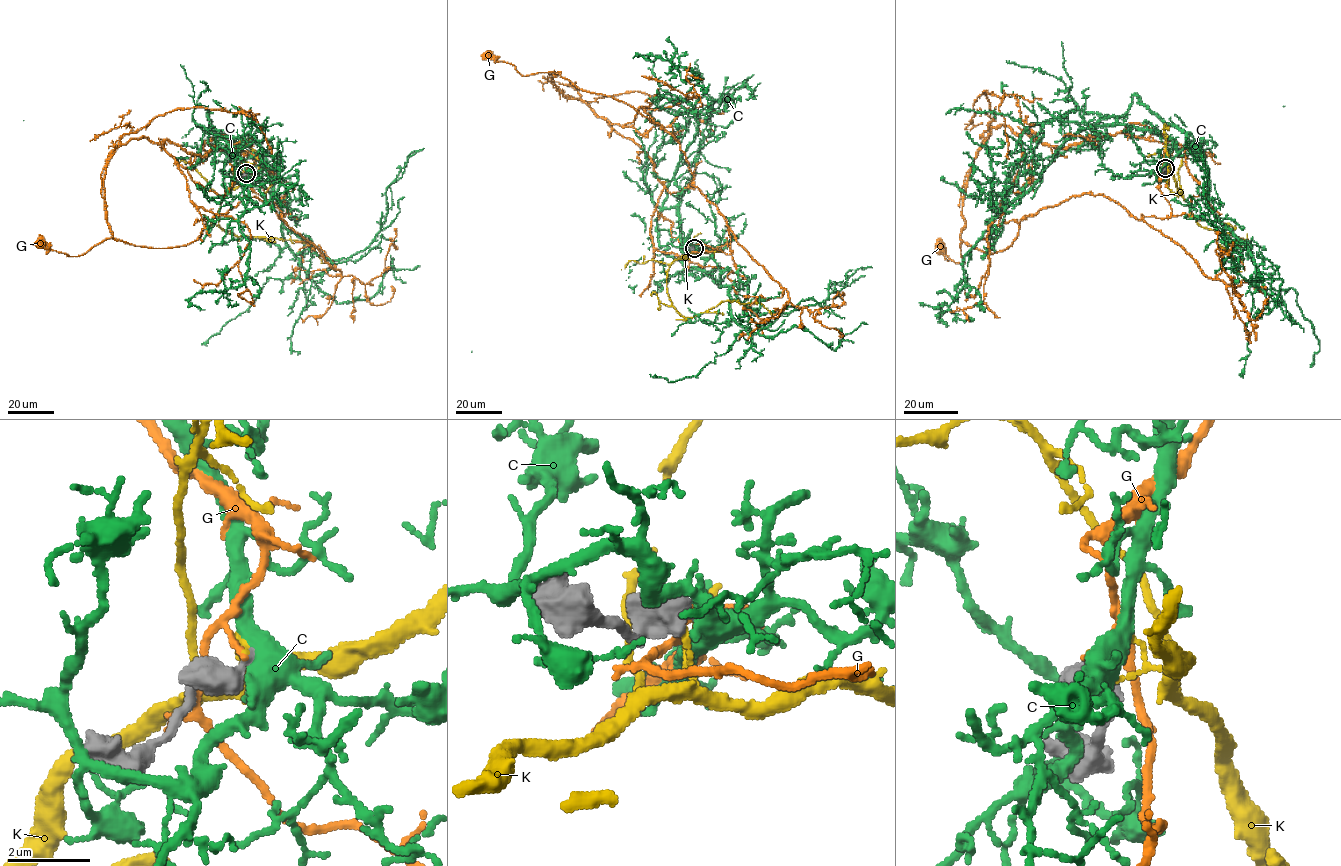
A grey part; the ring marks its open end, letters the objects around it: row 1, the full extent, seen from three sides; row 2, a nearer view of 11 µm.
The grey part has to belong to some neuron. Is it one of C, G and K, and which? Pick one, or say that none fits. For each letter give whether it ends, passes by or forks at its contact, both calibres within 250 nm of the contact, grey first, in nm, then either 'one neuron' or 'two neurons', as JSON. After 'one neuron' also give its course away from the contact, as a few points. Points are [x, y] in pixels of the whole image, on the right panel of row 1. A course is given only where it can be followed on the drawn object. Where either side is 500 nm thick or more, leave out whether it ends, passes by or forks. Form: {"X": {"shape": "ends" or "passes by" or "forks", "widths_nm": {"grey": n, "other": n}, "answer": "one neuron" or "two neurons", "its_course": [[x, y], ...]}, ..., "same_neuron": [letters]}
{"C": {"widths_nm": {"grey": 550, "other": 480}, "answer": "two neurons"}, "G": {"shape": "ends", "widths_nm": {"grey": 480, "other": 120}, "answer": "two neurons"}, "K": {"shape": "ends", "widths_nm": {"grey": 400, "other": 90}, "answer": "two neurons"}, "same_neuron": []}

